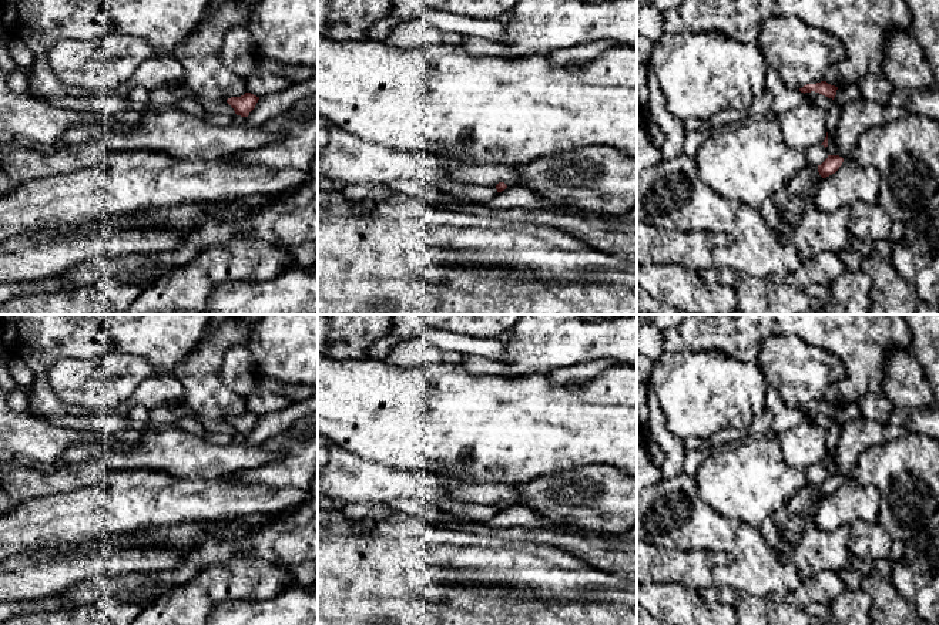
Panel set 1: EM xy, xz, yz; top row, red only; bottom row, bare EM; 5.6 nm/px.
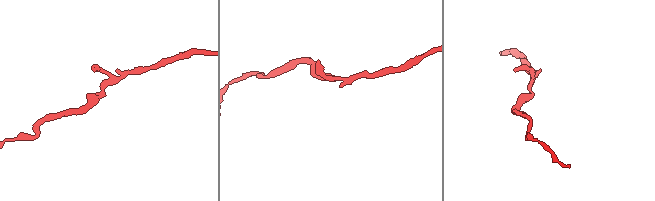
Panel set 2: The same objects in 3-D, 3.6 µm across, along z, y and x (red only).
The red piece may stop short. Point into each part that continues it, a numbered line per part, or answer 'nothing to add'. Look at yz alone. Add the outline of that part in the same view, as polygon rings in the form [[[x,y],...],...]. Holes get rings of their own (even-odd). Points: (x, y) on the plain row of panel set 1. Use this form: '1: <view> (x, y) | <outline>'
nothing to add

